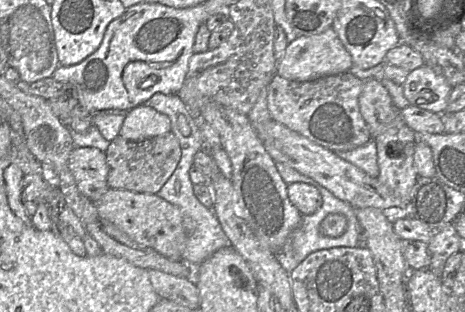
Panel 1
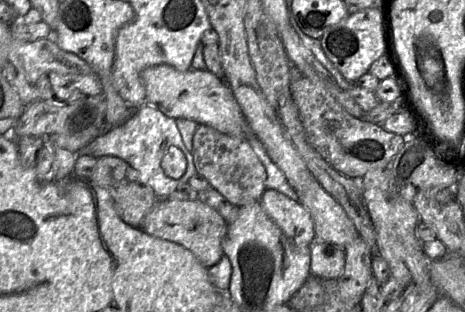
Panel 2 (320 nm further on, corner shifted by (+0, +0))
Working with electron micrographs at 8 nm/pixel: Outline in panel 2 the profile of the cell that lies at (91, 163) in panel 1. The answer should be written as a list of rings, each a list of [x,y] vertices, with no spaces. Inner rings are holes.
[[[115,156],[97,158],[89,181],[109,193],[121,220],[134,228],[140,227],[145,215],[159,199],[151,187],[141,182],[138,172],[131,165]]]

